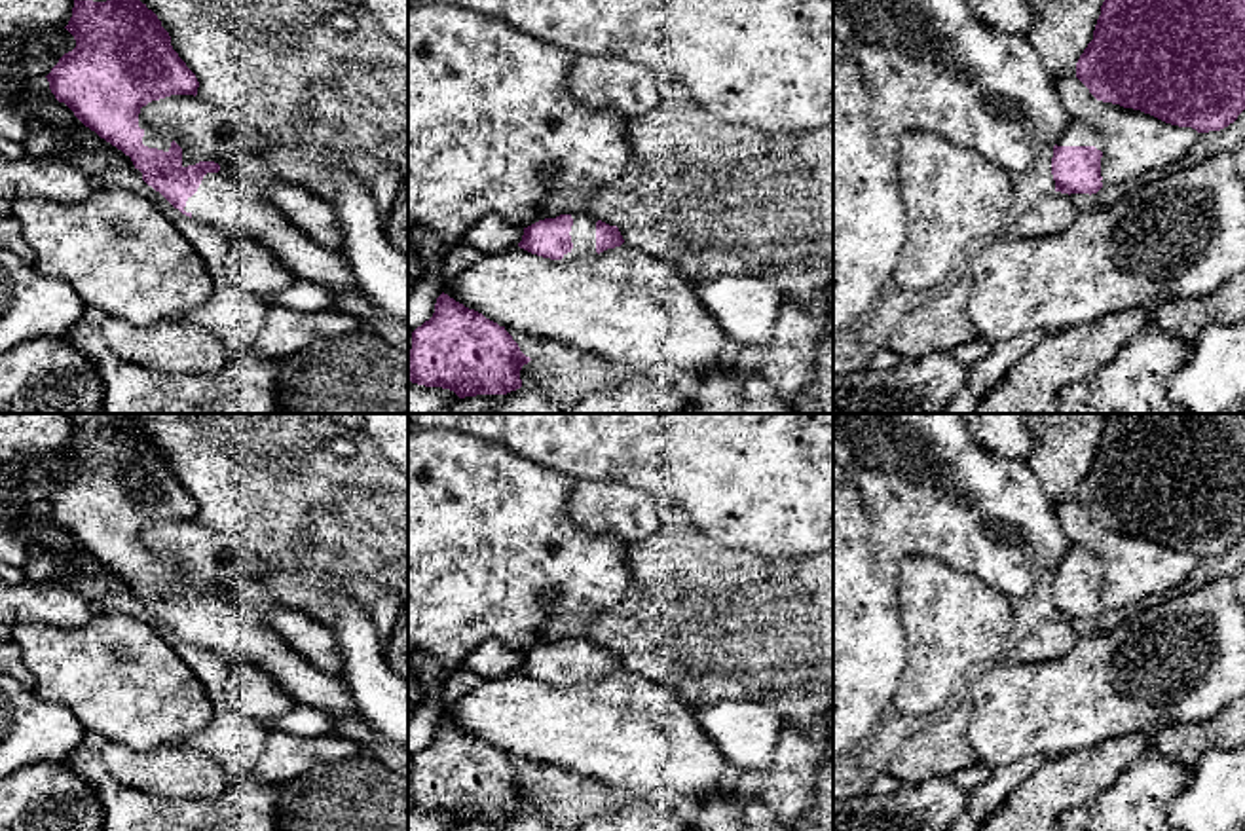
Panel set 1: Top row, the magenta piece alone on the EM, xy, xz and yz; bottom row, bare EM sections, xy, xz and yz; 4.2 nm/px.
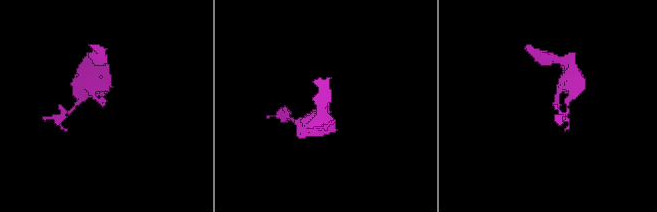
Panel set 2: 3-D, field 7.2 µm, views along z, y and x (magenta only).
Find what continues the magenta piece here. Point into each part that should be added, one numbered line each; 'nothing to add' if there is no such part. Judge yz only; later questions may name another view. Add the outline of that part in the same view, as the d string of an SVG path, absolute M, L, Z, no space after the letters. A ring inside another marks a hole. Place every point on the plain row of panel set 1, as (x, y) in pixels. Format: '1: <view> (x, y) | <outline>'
1: yz (1078, 558) | M1072 545L1057 571L1095 571L1103 577L1103 563L1093 556L1091 550Z

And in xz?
1: xz (583, 657) | M571 639L571 668L573 674L564 679L562 685L579 685L586 681L594 681L596 677L596 643L592 639Z

